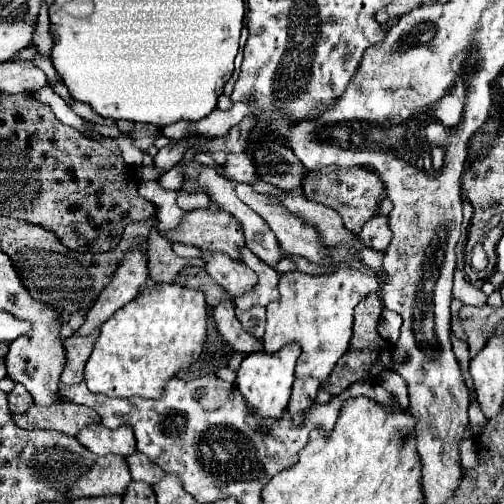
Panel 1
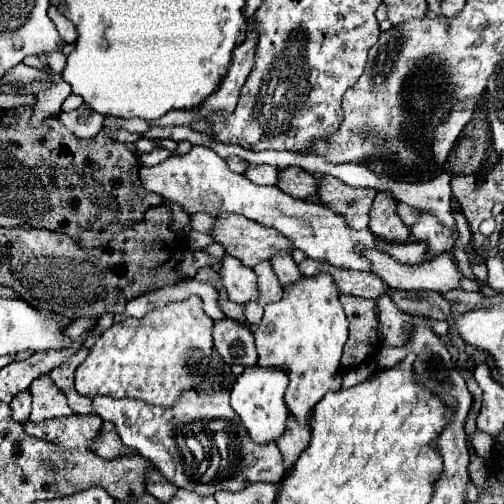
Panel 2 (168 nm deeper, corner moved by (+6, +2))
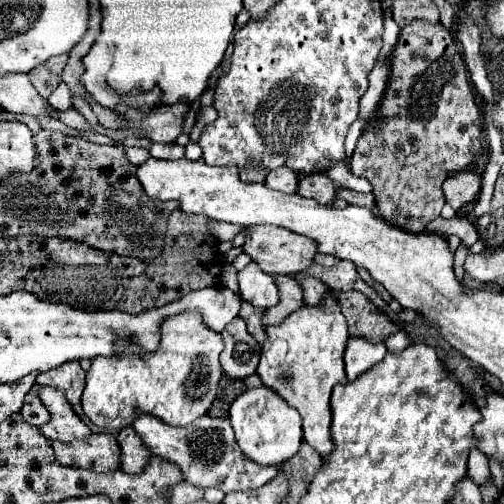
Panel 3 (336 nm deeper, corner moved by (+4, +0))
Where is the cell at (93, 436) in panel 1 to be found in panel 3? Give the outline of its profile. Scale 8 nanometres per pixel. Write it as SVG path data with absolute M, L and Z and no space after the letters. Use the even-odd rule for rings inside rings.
M125 427L119 435L117 441L121 445L121 469L125 473L141 473L149 459L153 457L151 451L147 451L143 439L135 433L133 427Z

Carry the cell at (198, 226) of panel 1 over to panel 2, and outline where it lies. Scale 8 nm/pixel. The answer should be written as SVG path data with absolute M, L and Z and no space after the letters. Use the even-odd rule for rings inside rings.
M239 215L215 217L211 237L225 247L227 255L237 257L247 267L253 267L259 261L289 249L287 239L277 235L277 231L269 231L259 223L253 223Z

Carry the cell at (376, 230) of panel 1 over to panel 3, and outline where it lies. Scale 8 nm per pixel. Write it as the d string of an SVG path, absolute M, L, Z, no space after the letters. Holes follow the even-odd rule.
M415 19L405 25L389 61L391 69L383 101L379 103L377 117L361 133L349 161L349 169L353 175L365 177L373 185L375 205L385 221L399 225L405 231L419 233L439 217L441 207L445 205L445 195L441 191L443 181L455 171L465 171L475 157L483 153L481 119L467 79L467 65L463 61L461 45L441 23L433 25L429 21Z

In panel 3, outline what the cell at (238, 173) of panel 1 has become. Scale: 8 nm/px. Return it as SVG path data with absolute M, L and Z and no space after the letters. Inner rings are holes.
M279 167L275 171L269 171L265 185L271 189L277 189L277 191L283 191L283 193L295 193L297 185L299 185L299 175L295 175L287 167Z

